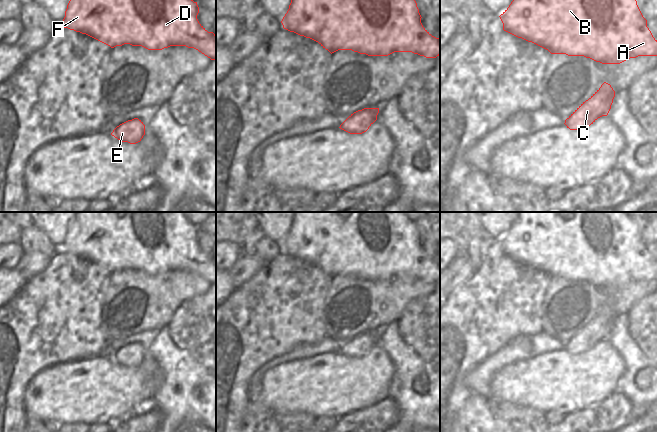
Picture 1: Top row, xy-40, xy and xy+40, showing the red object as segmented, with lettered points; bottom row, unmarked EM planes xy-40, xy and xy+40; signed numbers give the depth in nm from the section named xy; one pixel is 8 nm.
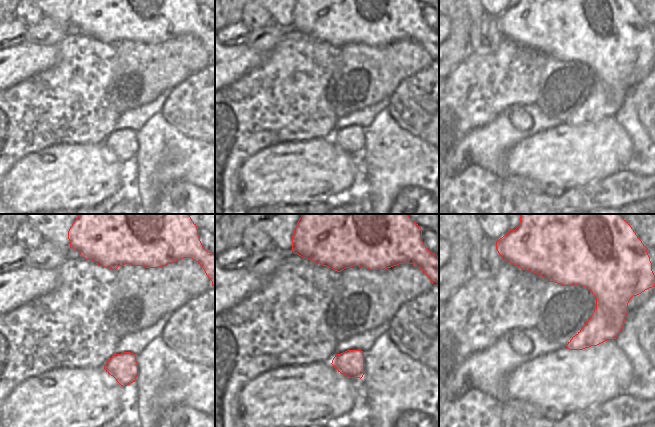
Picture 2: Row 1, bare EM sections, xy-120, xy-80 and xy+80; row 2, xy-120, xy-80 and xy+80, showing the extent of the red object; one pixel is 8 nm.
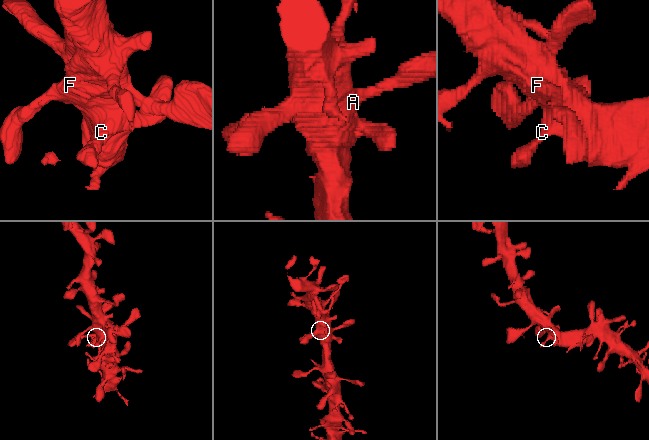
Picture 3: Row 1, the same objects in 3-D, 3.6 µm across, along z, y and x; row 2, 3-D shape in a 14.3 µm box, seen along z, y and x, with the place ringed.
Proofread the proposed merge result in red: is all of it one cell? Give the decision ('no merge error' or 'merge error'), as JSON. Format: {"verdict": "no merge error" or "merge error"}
{"verdict": "no merge error"}

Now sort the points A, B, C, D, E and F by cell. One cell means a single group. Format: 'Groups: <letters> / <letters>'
Groups: A B C D E F.

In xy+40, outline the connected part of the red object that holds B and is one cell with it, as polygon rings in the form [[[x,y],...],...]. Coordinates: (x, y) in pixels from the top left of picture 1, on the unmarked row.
[[[519,212],[509,231],[499,241],[503,247],[504,255],[532,266],[548,274],[551,278],[584,280],[602,288],[620,288],[638,280],[657,280],[657,264],[647,251],[647,244],[643,241],[632,217],[624,212]]]

